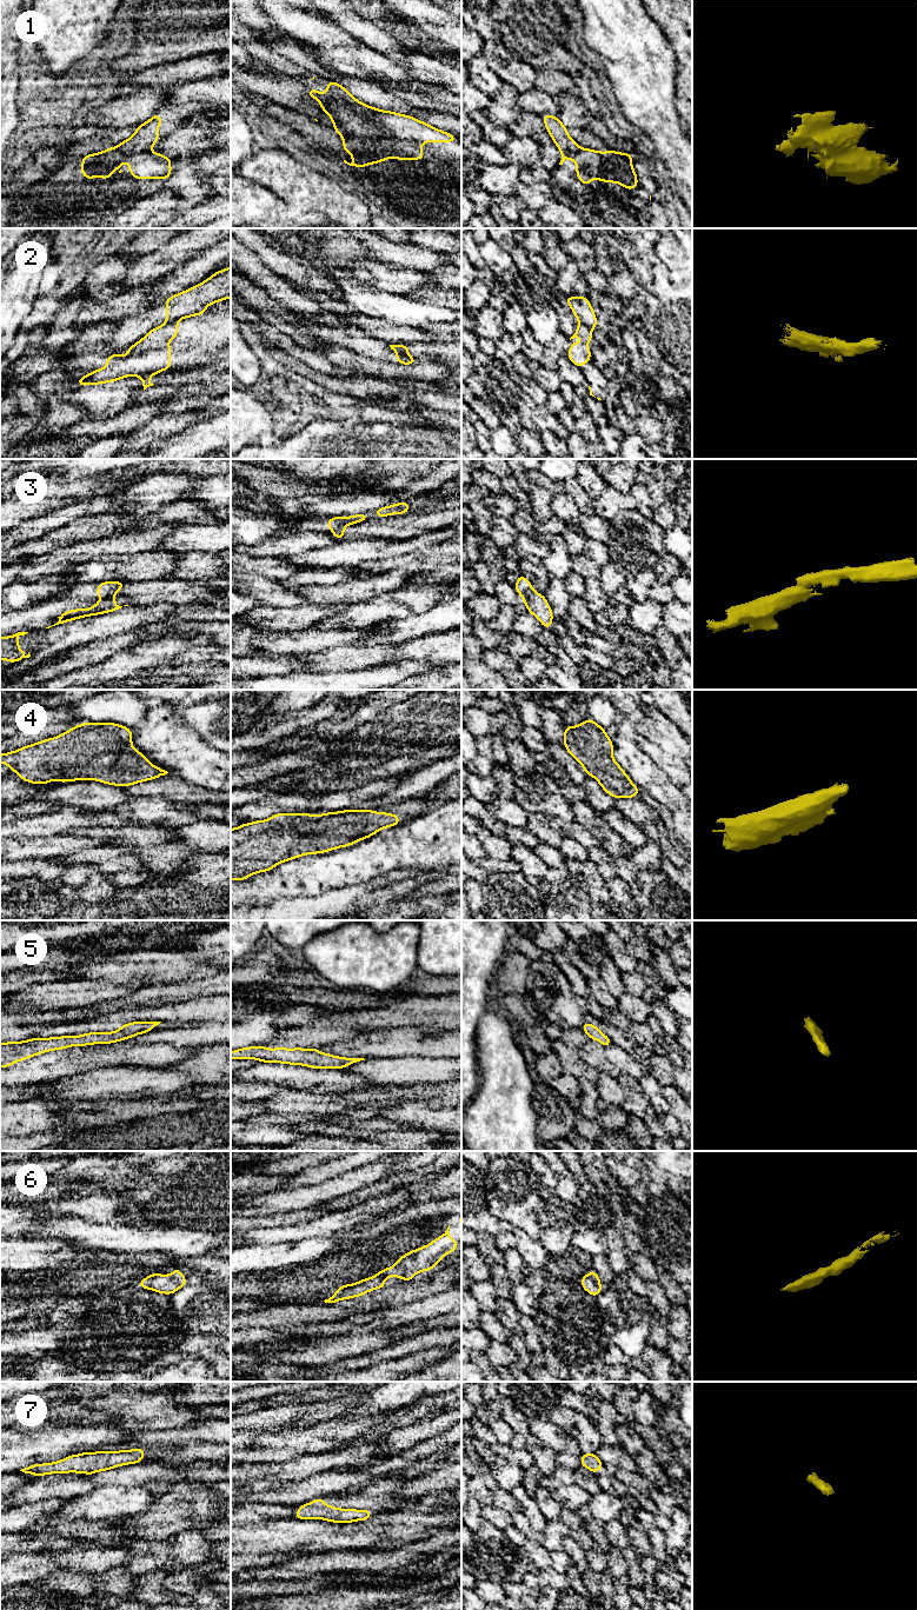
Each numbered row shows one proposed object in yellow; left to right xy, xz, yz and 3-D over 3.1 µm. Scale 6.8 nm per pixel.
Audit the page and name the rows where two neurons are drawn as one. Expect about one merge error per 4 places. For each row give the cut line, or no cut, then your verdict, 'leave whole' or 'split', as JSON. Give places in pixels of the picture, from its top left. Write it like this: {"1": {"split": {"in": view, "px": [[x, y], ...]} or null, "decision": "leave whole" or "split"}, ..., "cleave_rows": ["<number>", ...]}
{"1": {"split": {"in": "xz", "px": [[324, 93], [336, 97], [360, 114], [364, 112]]}, "decision": "split"}, "2": {"split": {"in": "xy", "px": [[177, 320], [165, 324]]}, "decision": "split"}, "3": {"split": {"in": "xz", "px": [[346, 524], [333, 531]]}, "decision": "split"}, "4": {"split": null, "decision": "leave whole"}, "5": {"split": null, "decision": "leave whole"}, "6": {"split": null, "decision": "leave whole"}, "7": {"split": null, "decision": "leave whole"}, "cleave_rows": ["1", "2", "3"]}

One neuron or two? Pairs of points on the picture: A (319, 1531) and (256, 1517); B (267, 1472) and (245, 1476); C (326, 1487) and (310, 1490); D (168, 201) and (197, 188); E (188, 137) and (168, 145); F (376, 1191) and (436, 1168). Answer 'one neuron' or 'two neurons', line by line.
A: two neurons
B: one neuron
C: one neuron
D: two neurons
E: one neuron
F: one neuron

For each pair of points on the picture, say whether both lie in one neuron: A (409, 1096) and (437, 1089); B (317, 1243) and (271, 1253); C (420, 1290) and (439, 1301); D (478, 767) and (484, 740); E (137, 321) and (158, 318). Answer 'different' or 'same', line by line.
A: same
B: same
C: different
D: same
E: same

